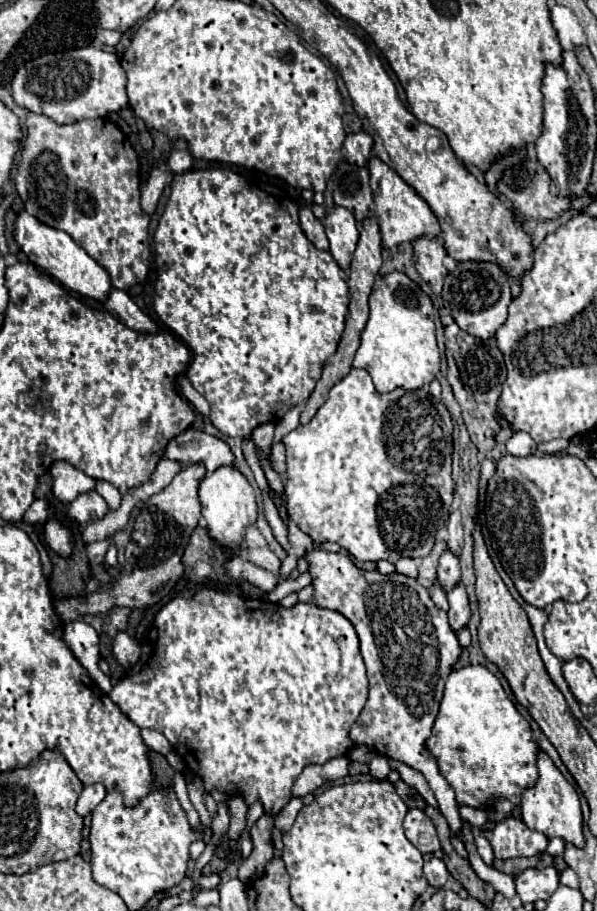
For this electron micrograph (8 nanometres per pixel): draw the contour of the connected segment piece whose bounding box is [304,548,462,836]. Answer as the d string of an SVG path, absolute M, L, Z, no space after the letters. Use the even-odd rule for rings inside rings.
M320 548L306 556L308 572L314 584L314 604L344 614L356 628L364 664L368 670L370 692L364 710L350 730L354 744L372 746L376 754L404 762L420 770L446 816L452 836L462 830L462 818L454 790L438 770L436 760L424 748L444 692L444 680L460 656L460 644L452 632L446 612L436 608L428 590L402 574L380 574L378 570L360 570L350 556L332 554Z

